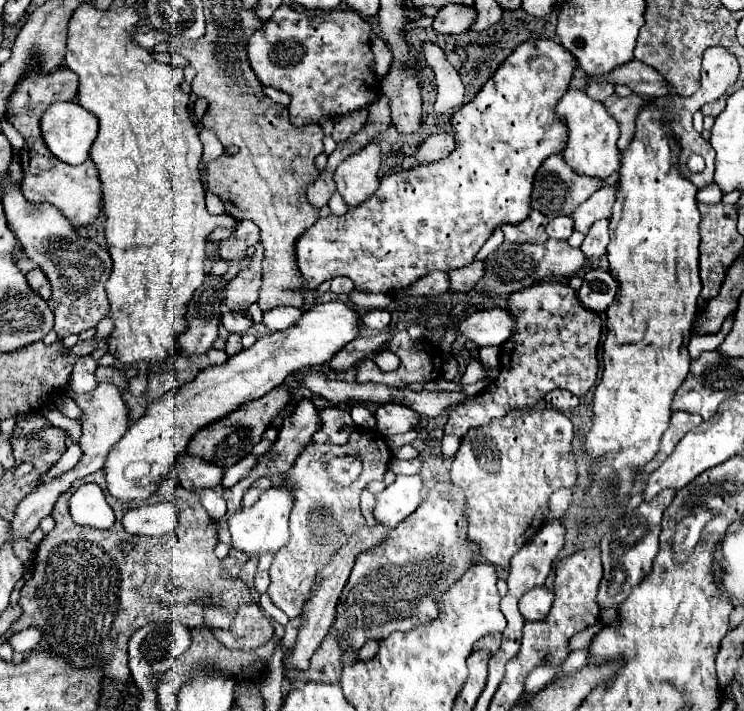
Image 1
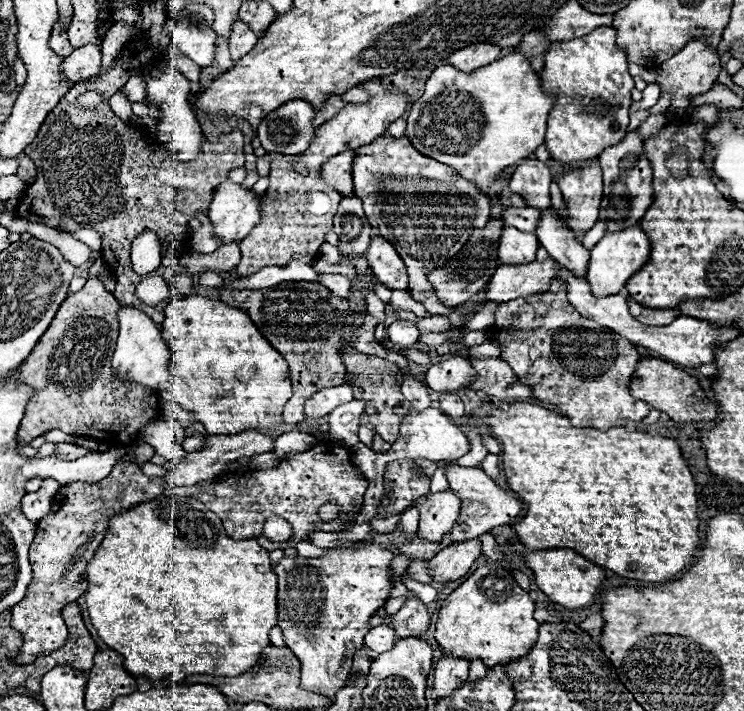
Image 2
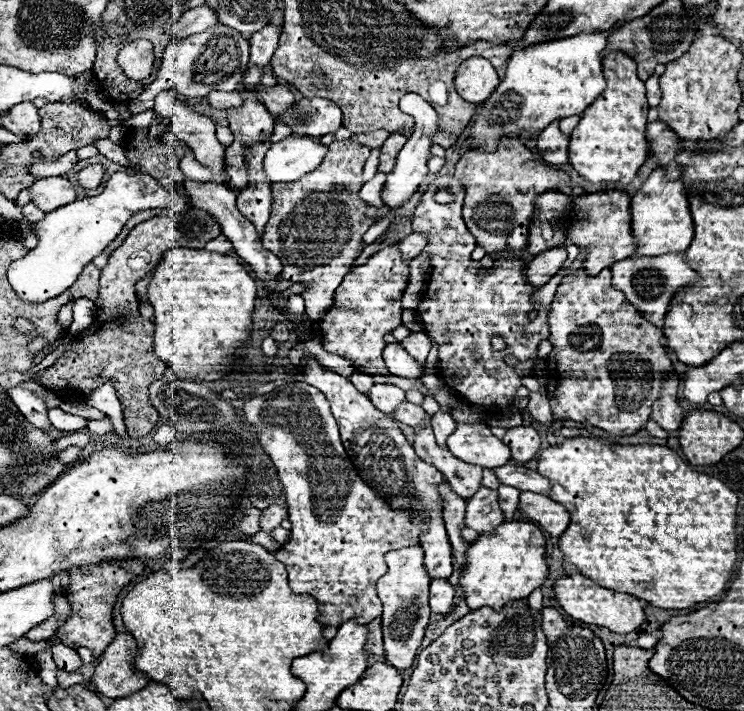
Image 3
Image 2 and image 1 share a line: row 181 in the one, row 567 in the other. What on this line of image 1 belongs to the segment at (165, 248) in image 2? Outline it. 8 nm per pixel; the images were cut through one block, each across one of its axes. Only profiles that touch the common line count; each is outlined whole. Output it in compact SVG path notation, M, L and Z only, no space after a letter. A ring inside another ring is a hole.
M104 470L92 472L86 478L76 480L70 490L66 490L54 510L52 510L52 518L56 520L56 526L52 532L46 534L46 540L40 542L36 554L34 554L34 574L32 578L24 584L22 588L22 596L20 596L20 606L22 606L22 616L12 624L12 632L20 632L26 630L30 626L42 630L48 646L52 652L56 654L66 654L70 658L72 664L84 668L90 666L94 660L104 660L104 672L108 678L114 680L130 680L130 670L128 670L128 640L130 636L150 624L150 622L166 622L166 620L178 620L182 624L186 624L188 628L202 628L204 620L202 620L202 608L200 608L200 598L212 598L212 596L226 596L230 594L230 608L228 614L234 618L232 628L228 630L216 630L214 636L232 650L254 650L264 646L272 634L272 622L268 622L268 618L264 618L262 610L258 608L258 604L252 600L248 586L240 580L240 578L232 578L228 576L228 572L224 574L224 566L220 566L220 560L214 556L214 546L218 544L218 520L212 520L210 514L196 502L196 498L184 490L178 482L178 478L172 474L170 478L166 478L158 492L156 492L156 502L162 500L172 500L178 506L180 512L180 522L176 526L176 530L172 534L164 534L164 536L132 536L124 530L122 526L122 516L126 510L140 506L140 502L120 502L114 500L110 496L110 506L118 510L116 514L116 524L110 530L94 530L94 528L84 528L72 522L70 512L68 512L68 500L72 494L85 483L96 483L98 486L106 488L106 478L104 478ZM120 540L130 540L136 544L134 552L130 552L128 556L116 552L116 544Z

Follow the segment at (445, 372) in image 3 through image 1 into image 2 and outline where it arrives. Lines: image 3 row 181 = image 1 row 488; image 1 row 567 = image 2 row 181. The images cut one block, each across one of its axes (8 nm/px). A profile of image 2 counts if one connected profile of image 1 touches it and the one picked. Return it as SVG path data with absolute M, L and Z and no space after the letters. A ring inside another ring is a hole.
M380 136L376 142L358 148L352 174L356 188L354 194L364 202L368 222L372 224L372 228L378 228L378 234L384 236L398 250L408 268L408 292L412 294L412 298L420 302L426 312L446 314L450 318L452 328L460 328L466 322L466 310L462 306L444 306L432 290L432 284L428 282L428 272L452 260L452 256L456 256L456 252L468 242L472 230L486 226L486 222L490 220L490 198L480 188L474 188L472 182L458 176L454 168L420 154L408 138L394 138L386 142L386 136Z

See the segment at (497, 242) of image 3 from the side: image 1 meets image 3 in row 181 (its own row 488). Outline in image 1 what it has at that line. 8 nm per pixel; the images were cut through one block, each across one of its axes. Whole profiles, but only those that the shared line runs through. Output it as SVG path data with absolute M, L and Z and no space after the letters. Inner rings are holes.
M520 408L510 410L504 418L494 418L490 424L472 428L462 438L462 446L456 452L450 468L452 484L464 490L468 520L468 538L480 546L480 554L494 566L508 568L510 558L524 546L546 522L550 512L550 496L560 488L572 488L576 482L574 456L570 452L572 422L558 410L552 408Z

